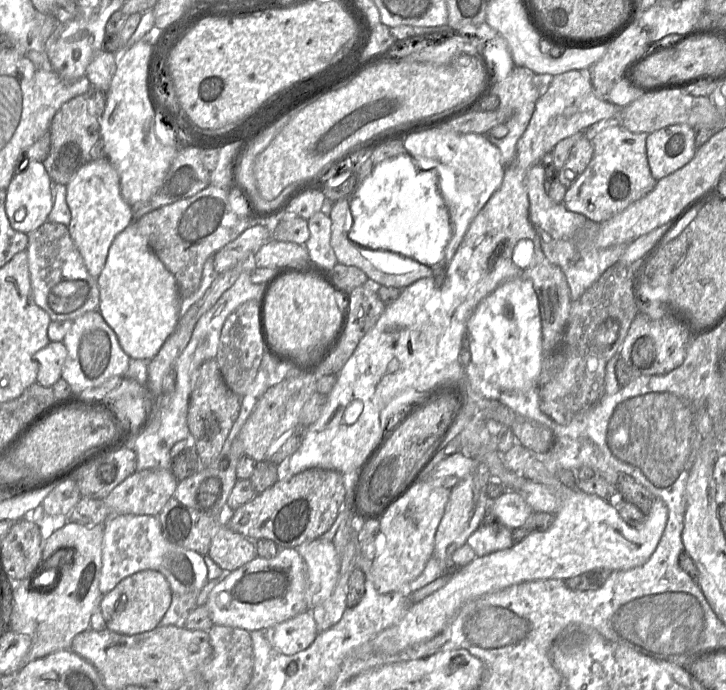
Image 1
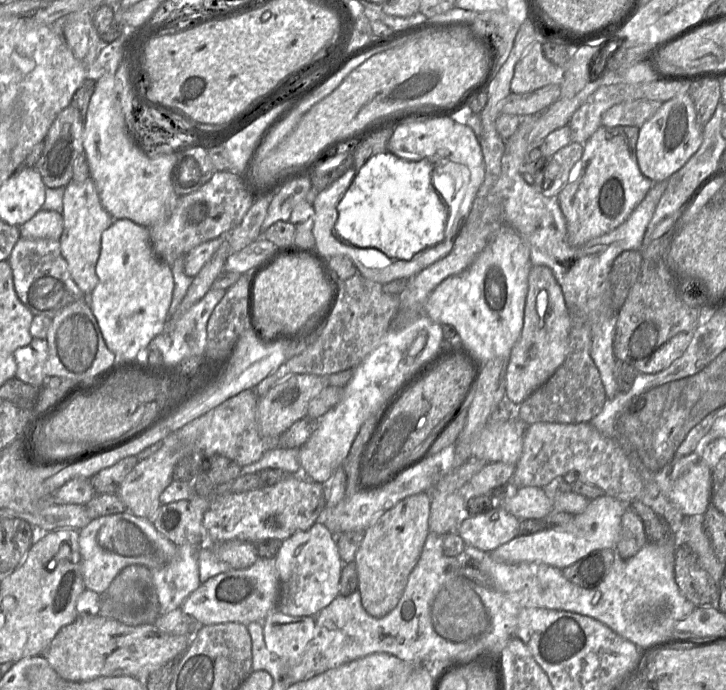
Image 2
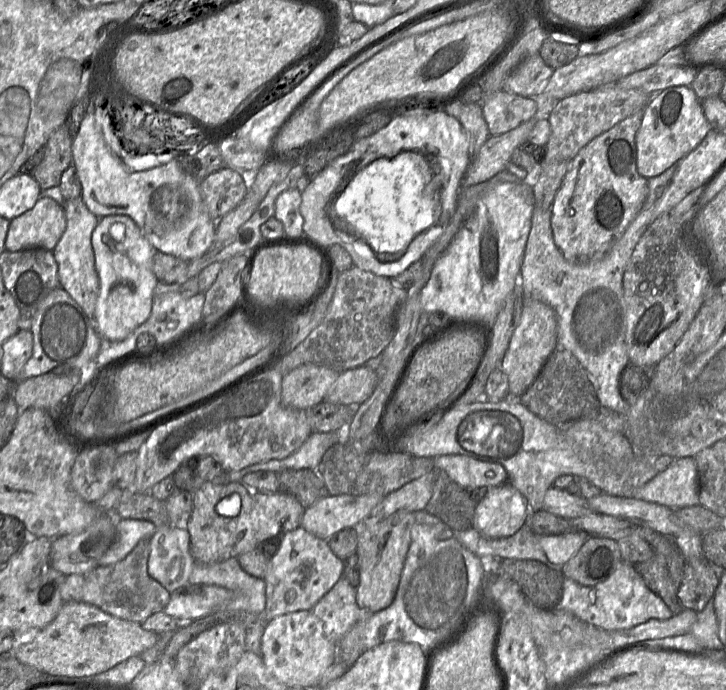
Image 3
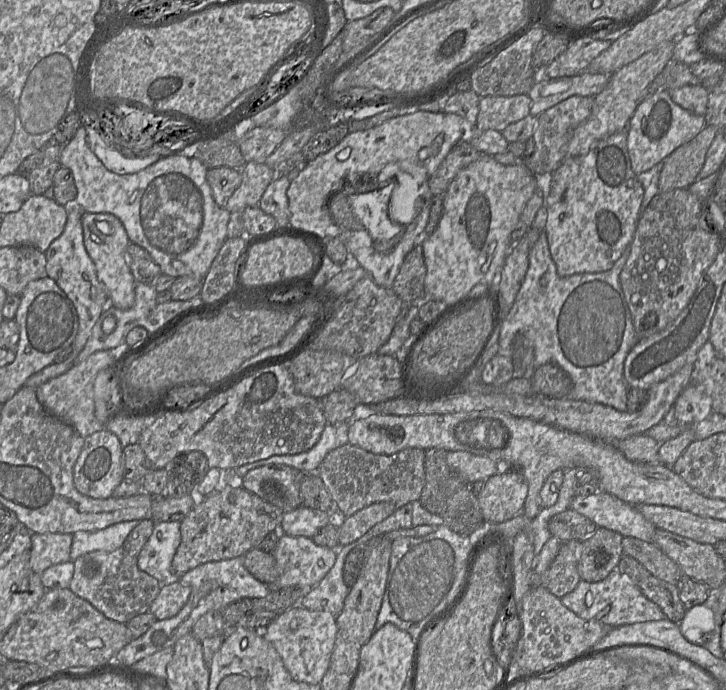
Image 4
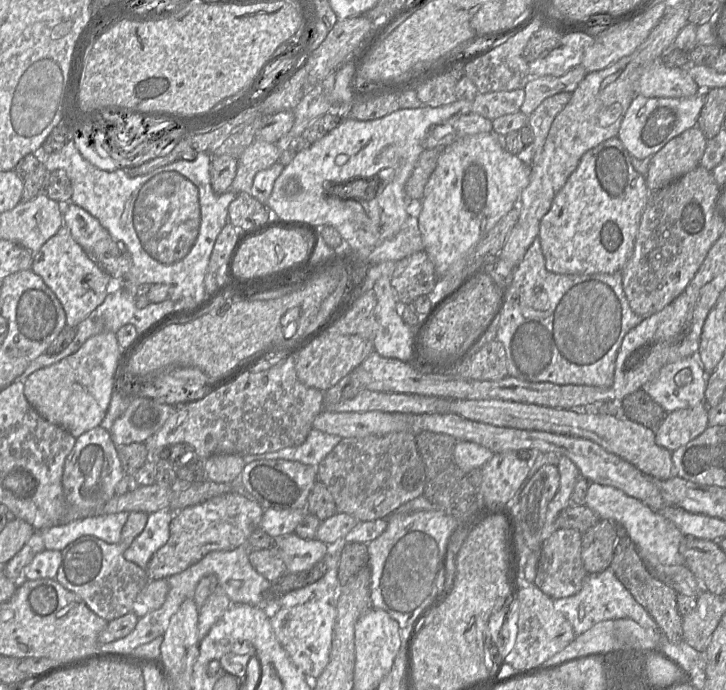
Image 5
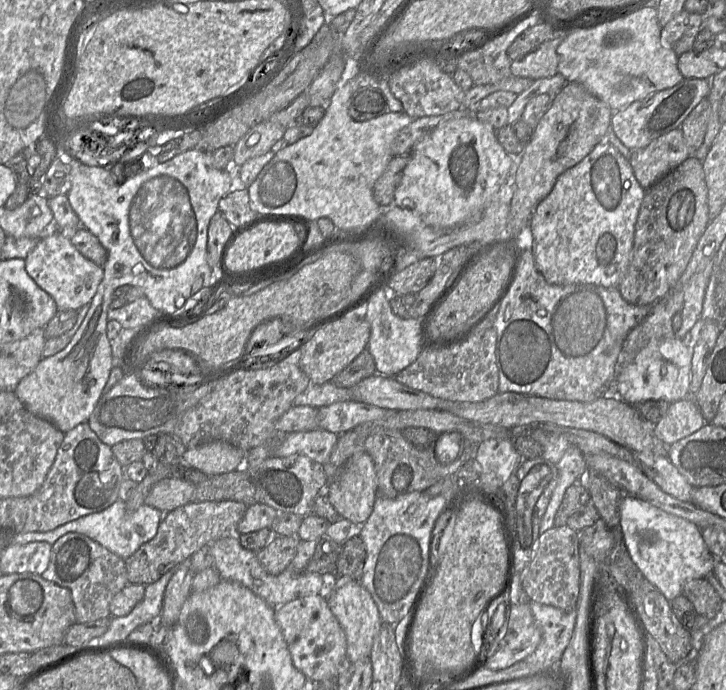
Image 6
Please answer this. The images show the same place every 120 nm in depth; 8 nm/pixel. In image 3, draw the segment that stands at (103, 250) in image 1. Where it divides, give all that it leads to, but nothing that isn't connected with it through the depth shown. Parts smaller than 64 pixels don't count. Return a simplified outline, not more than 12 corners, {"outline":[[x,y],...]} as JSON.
{"outline":[[65,200],[52,251],[60,287],[93,323],[99,293],[91,235],[99,218]]}

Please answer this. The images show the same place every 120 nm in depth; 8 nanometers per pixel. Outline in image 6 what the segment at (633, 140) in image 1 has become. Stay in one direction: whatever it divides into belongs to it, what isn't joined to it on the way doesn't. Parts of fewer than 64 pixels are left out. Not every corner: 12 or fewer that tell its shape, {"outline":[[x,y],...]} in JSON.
{"outline":[[600,141],[530,221],[550,284],[618,287],[645,194]]}

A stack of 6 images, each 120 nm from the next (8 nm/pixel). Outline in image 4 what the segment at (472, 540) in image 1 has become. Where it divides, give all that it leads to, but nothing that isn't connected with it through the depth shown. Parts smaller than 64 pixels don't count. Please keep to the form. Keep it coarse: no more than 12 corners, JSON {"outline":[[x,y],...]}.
{"outline":[[517,469],[485,481],[478,501],[484,523],[523,513],[528,483]]}

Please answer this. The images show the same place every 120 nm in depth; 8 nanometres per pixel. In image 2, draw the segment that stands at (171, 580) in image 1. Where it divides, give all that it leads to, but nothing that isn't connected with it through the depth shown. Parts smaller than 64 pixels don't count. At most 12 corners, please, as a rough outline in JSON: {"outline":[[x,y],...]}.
{"outline":[[128,511],[79,530],[85,588],[105,594],[124,568],[172,561],[178,546]]}

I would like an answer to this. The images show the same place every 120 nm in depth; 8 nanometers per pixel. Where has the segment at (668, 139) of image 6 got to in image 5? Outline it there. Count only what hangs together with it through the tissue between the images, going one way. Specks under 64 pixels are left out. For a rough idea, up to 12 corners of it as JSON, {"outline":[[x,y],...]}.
{"outline":[[696,126],[650,158],[644,177],[659,190],[699,166],[706,143]]}

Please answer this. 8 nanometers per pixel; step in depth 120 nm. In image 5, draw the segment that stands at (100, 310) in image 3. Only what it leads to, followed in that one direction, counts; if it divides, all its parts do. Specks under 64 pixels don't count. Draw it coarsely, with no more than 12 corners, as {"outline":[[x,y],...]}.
{"outline":[[63,204],[63,223],[90,256],[91,248],[110,237],[89,212]]}

